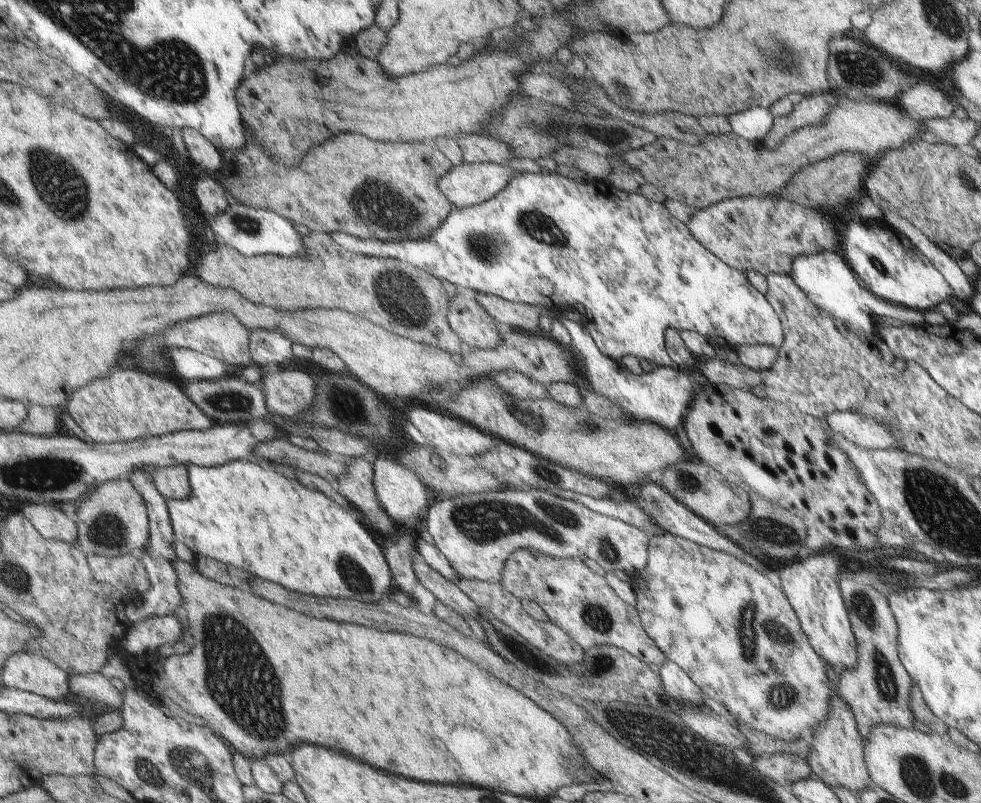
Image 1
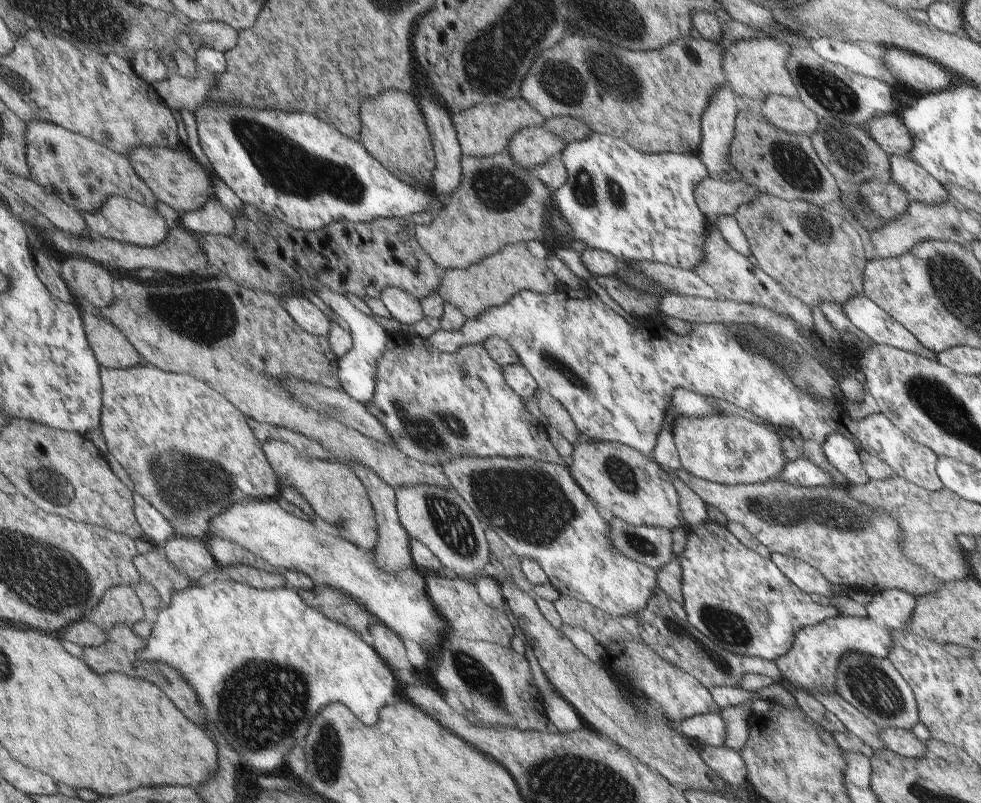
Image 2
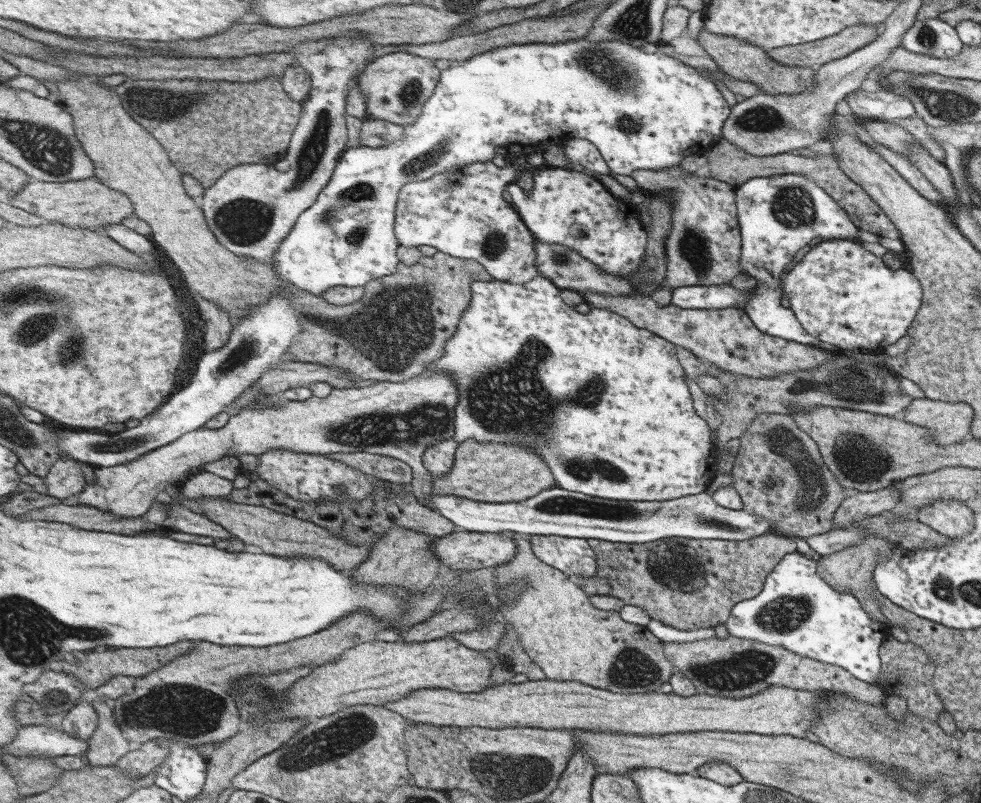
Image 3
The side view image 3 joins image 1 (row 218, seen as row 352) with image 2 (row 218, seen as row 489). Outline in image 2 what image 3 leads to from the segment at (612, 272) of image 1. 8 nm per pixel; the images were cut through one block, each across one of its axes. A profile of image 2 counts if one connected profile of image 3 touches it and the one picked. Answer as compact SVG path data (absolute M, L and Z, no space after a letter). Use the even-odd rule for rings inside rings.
M593 132L591 136L587 136L581 142L571 142L565 146L565 150L559 154L559 158L563 160L563 166L567 170L567 180L561 188L553 190L553 204L555 210L561 214L565 226L567 226L567 240L575 240L585 244L589 250L601 250L601 252L609 252L611 256L615 256L617 262L625 262L625 264L665 264L671 268L679 268L679 270L689 270L689 272L697 272L703 270L703 266L711 260L709 250L707 250L707 240L705 240L705 214L701 212L701 208L697 206L695 200L695 190L697 186L705 180L707 176L707 166L703 164L703 160L697 154L645 154L635 150L631 144L627 144L625 140L619 140L615 136L605 136L599 132Z

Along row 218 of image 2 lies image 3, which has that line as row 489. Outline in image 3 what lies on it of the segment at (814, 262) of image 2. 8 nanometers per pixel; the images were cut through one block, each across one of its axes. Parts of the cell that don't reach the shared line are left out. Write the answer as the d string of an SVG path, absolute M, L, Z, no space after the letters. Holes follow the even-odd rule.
M763 412L751 422L749 430L743 434L741 446L735 456L731 482L733 482L733 488L739 492L739 496L743 496L743 506L745 506L743 510L753 516L765 518L771 526L771 532L783 538L795 536L805 540L809 536L831 532L833 516L839 510L839 506L845 502L845 496L843 496L845 488L837 478L833 478L833 474L823 464L815 442L795 426L789 414L785 416L785 414Z

